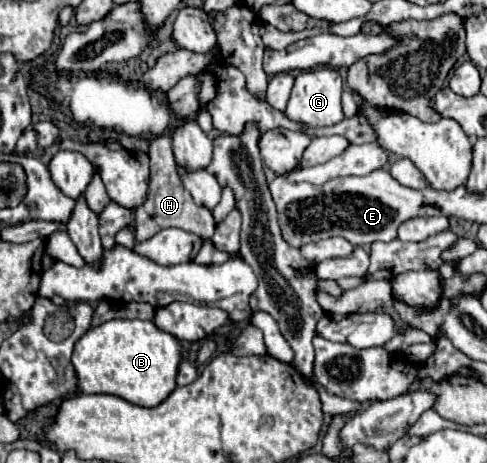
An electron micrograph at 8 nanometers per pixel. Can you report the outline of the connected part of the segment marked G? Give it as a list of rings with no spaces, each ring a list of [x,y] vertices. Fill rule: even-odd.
[[[334,68],[306,70],[306,72],[300,72],[296,76],[294,88],[292,88],[292,94],[290,94],[290,100],[288,100],[284,114],[292,122],[300,122],[302,126],[310,126],[310,128],[332,126],[332,124],[338,124],[344,120],[340,96],[342,96],[342,78]]]

